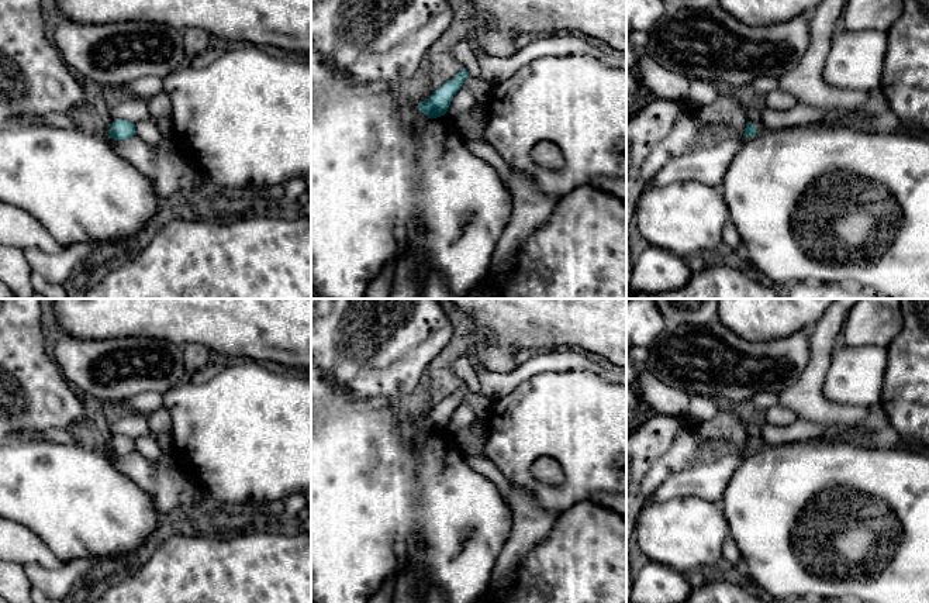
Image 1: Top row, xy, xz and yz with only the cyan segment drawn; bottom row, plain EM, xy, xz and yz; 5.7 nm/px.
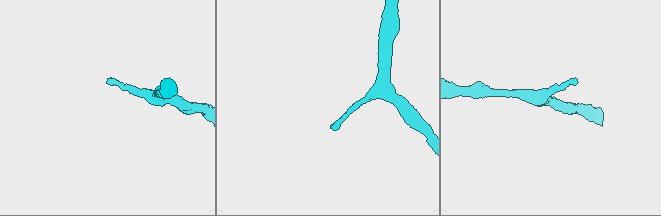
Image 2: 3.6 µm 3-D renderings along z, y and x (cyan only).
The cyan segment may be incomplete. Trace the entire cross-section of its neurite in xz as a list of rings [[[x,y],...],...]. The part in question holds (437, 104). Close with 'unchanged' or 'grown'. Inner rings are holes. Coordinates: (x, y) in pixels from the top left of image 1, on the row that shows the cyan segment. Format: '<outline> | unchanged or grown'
[[[463,68],[455,77],[439,86],[426,100],[419,101],[414,107],[401,107],[400,117],[407,130],[412,130],[414,124],[425,118],[436,118],[445,116],[453,96],[462,89],[463,80],[469,72]]] | grown

